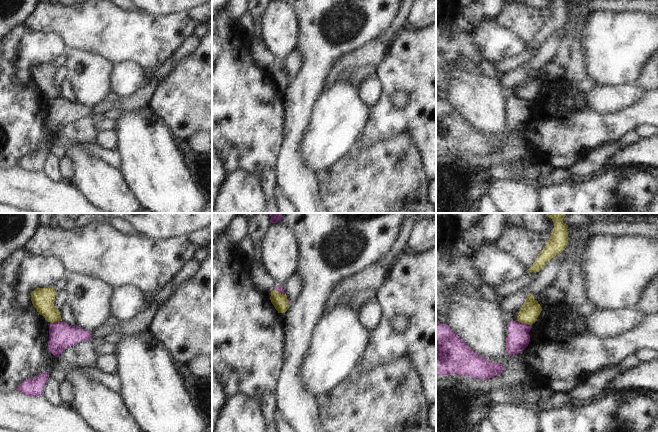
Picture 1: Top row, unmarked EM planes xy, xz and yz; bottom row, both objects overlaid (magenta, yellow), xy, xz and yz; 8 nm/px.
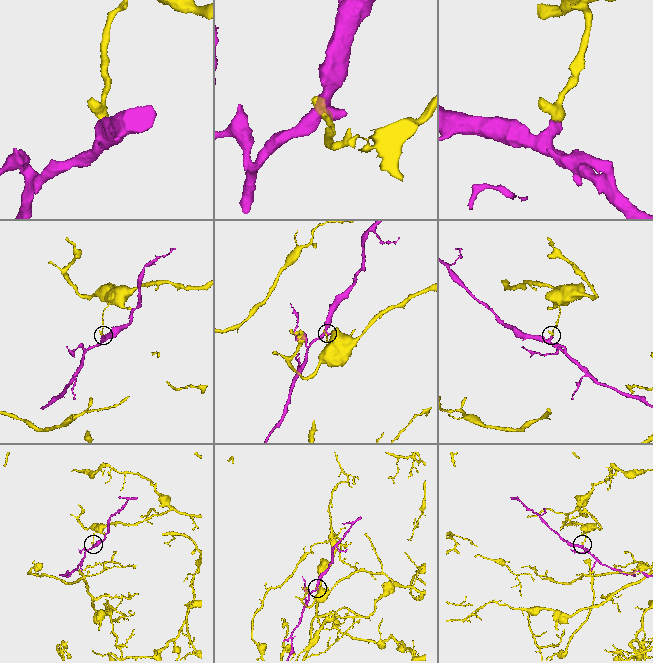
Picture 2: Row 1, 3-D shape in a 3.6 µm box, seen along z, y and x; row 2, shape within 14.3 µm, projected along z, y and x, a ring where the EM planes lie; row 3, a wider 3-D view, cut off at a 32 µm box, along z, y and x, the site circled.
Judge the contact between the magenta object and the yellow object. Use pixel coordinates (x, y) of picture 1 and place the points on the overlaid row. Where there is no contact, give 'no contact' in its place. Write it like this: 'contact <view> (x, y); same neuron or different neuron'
contact yz (523, 323); different neuron

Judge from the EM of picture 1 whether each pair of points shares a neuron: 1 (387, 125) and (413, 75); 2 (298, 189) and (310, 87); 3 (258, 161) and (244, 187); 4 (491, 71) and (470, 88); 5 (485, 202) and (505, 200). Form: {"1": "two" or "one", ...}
{"1": "one", "2": "one", "3": "two", "4": "two", "5": "two"}

